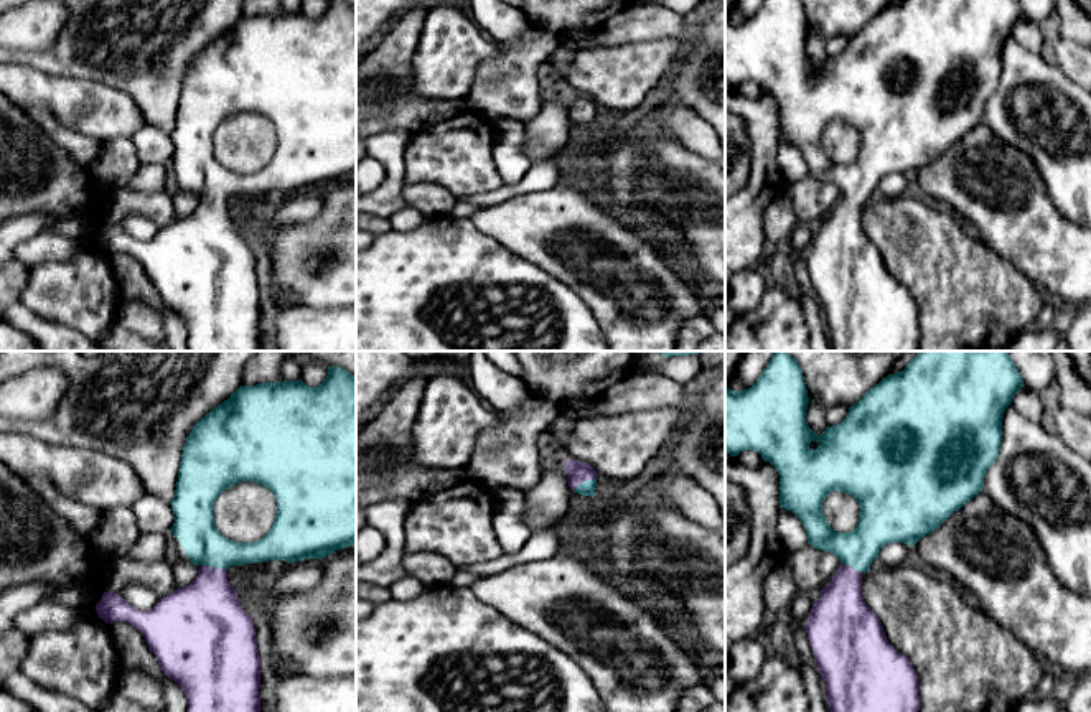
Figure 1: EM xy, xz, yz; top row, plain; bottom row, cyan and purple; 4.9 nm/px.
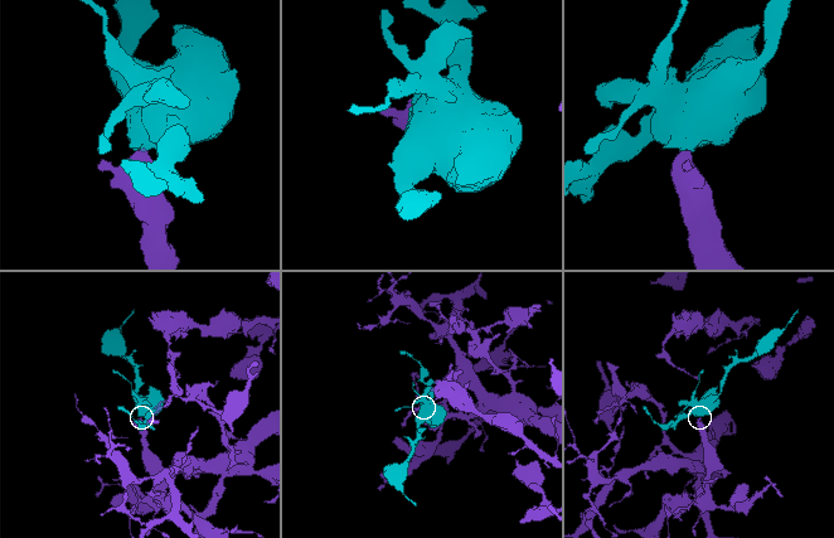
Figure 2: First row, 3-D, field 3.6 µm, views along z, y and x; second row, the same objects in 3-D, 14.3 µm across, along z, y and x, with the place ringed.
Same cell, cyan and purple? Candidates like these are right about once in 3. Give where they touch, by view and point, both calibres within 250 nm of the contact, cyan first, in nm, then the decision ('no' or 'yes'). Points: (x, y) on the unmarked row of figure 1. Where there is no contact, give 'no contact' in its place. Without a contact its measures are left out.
xy (213, 196) | 200/340 nm | yes

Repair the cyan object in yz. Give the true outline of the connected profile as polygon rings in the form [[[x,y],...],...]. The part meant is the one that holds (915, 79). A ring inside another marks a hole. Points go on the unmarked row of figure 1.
[[[763,0],[752,18],[725,21],[725,81],[730,87],[753,81],[770,92],[780,105],[780,138],[801,150],[808,175],[840,191],[804,254],[817,302],[826,312],[831,351],[918,351],[918,307],[908,288],[890,275],[877,246],[865,236],[862,206],[870,201],[883,176],[915,176],[982,122],[984,107],[1002,76],[1004,43],[1022,18],[1018,0],[903,0],[883,8],[849,38],[840,54],[827,56],[821,66],[806,53],[809,28],[803,0]],[[832,122],[854,127],[860,137],[859,155],[850,163],[834,162],[824,148],[822,134]]]

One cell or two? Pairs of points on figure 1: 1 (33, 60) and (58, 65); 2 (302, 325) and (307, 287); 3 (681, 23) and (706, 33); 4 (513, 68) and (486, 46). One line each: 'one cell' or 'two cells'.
1: one cell
2: two cells
3: two cells
4: two cells

